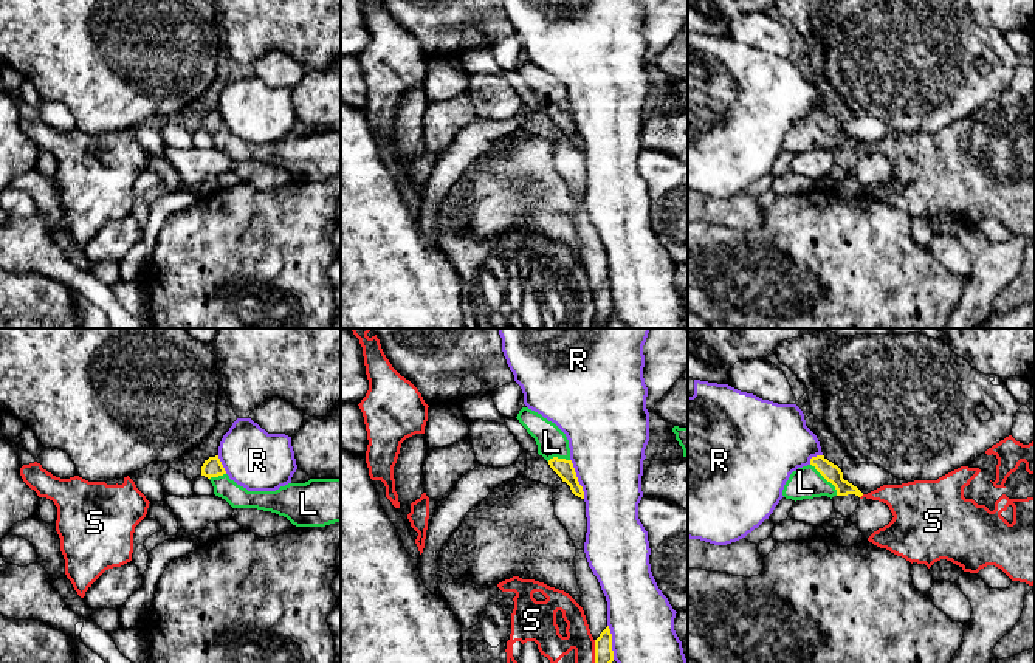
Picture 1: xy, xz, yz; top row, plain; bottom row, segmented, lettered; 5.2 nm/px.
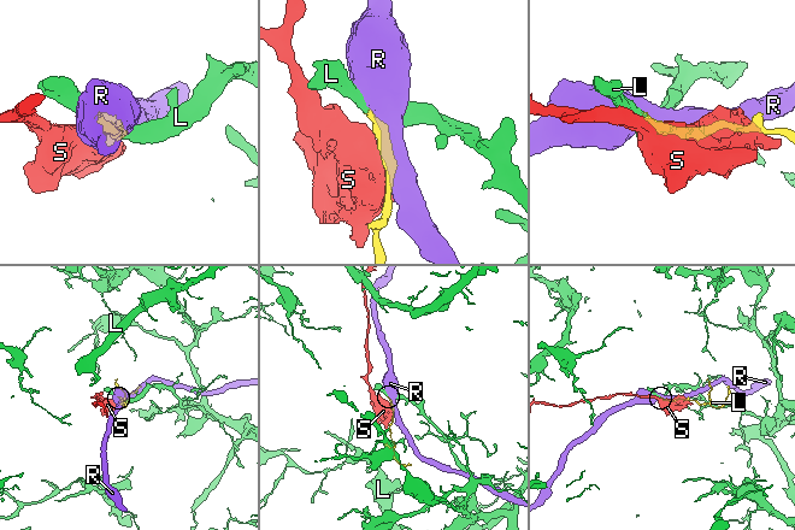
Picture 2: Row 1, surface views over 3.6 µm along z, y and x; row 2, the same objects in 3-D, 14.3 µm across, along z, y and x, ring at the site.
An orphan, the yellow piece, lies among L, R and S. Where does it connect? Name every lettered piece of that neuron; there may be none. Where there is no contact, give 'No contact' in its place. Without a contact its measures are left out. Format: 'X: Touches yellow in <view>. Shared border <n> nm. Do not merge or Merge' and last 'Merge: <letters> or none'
L: Touches yellow in yz. Shared border 220 nm. Merge
R: Touches yellow in xz. Shared border 220 nm. Do not merge
S: Touches yellow in xz. Shared border 120 nm. Do not merge
Merge: L

